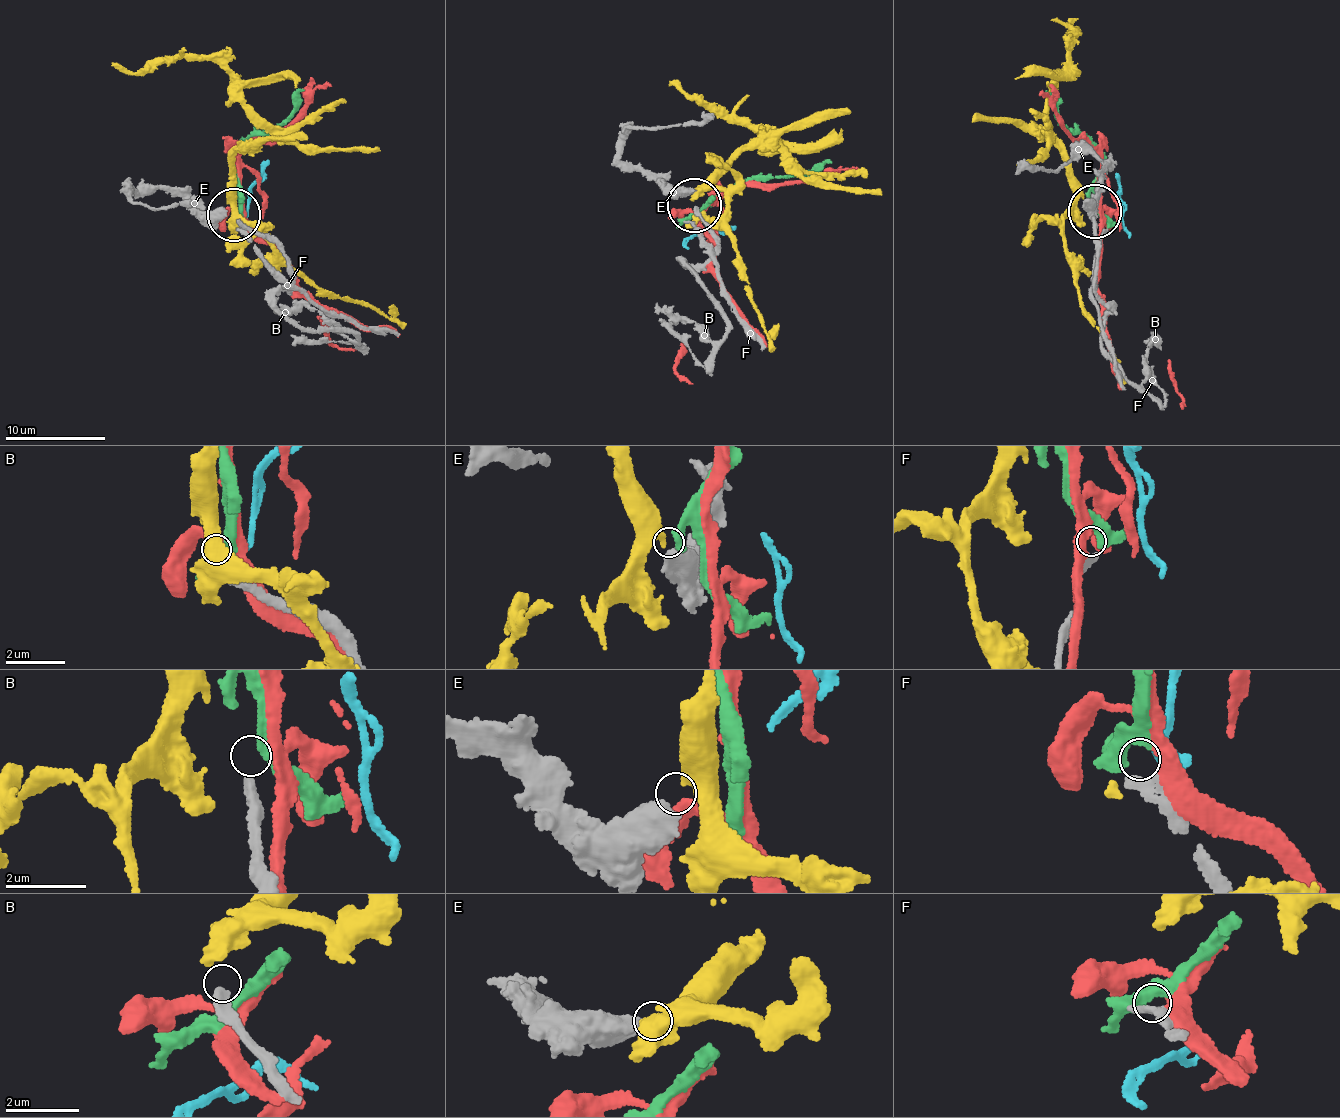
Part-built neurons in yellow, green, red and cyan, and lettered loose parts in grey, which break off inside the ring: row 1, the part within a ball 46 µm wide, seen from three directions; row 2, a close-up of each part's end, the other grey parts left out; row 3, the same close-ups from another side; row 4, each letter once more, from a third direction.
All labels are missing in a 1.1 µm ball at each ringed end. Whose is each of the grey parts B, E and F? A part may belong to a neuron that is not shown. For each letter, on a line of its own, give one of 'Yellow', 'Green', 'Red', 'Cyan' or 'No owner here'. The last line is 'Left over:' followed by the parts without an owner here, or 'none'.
B: No owner here
E: Yellow
F: Green
Left over: B

